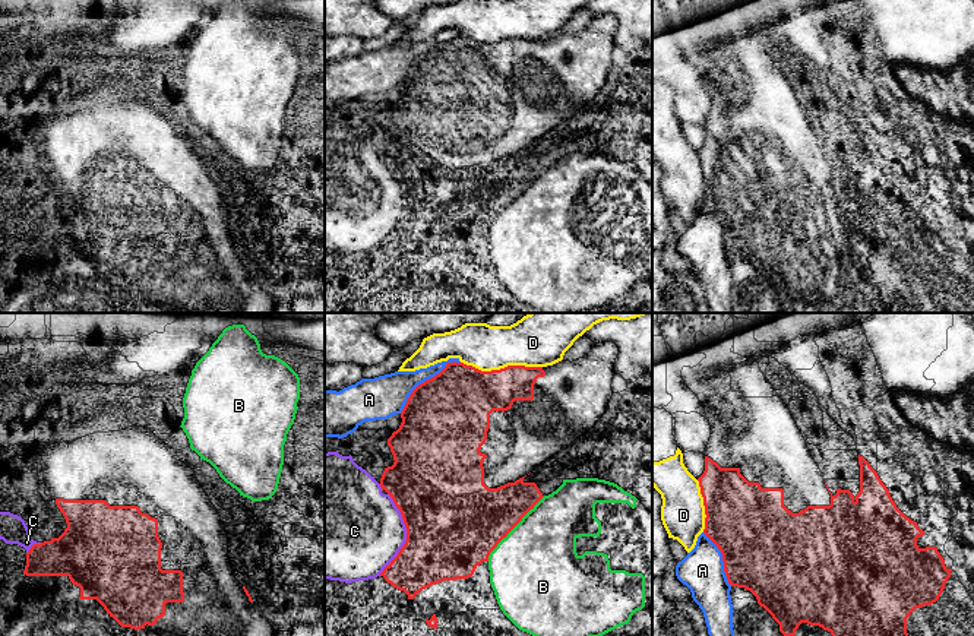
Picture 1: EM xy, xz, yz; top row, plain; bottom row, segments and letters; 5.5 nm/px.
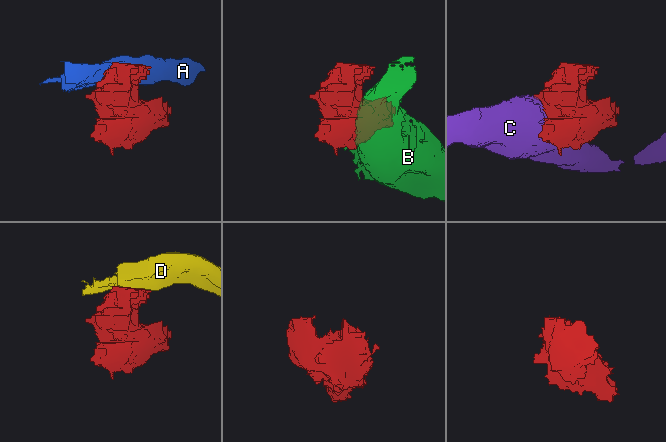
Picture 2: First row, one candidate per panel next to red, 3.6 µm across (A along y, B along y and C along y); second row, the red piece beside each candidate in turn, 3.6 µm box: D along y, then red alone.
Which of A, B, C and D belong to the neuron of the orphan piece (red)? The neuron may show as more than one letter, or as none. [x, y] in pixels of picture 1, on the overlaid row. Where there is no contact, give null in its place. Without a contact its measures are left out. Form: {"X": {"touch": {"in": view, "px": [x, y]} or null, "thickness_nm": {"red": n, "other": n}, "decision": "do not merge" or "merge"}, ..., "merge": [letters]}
{"A": {"touch": {"in": "xz", "px": [426, 380]}, "thickness_nm": {"red": 480, "other": 220}, "decision": "do not merge"}, "B": {"touch": {"in": "xz", "px": [514, 527]}, "thickness_nm": {"red": 400, "other": 460}, "decision": "do not merge"}, "C": {"touch": {"in": "xz", "px": [407, 534]}, "thickness_nm": {"red": 500, "other": 460}, "decision": "do not merge"}, "D": {"touch": {"in": "xz", "px": [502, 369]}, "thickness_nm": {"red": 320, "other": 300}, "decision": "do not merge"}, "merge": []}

